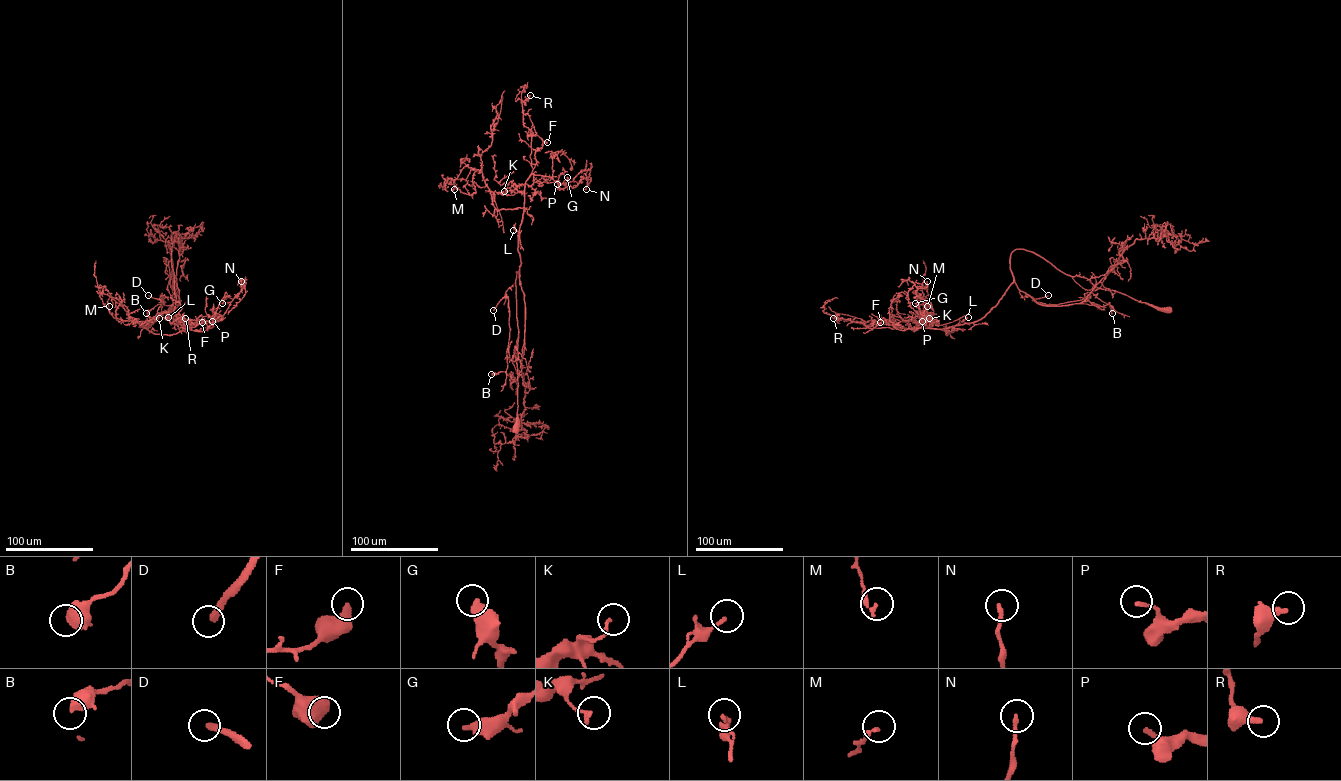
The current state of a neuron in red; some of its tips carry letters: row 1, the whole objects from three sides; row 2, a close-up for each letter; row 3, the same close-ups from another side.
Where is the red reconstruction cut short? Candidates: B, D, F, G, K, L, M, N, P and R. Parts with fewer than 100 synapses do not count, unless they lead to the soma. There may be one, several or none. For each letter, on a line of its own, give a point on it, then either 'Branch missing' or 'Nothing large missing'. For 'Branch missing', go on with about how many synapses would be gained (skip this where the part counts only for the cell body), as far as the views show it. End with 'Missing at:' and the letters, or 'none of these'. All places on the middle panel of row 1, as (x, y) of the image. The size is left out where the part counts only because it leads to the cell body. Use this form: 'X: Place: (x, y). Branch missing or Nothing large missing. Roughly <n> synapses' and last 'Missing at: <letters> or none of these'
B: Place: (491, 374). Nothing large missing
D: Place: (493, 310). Branch missing. Roughly 250 synapses
F: Place: (547, 142). Nothing large missing
G: Place: (567, 177). Nothing large missing
K: Place: (504, 191). Nothing large missing
L: Place: (513, 230). Nothing large missing
M: Place: (454, 189). Nothing large missing
N: Place: (586, 189). Nothing large missing
P: Place: (557, 184). Nothing large missing
R: Place: (530, 95). Nothing large missing
Missing at: D

